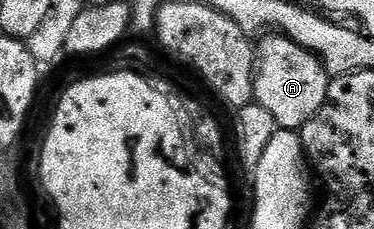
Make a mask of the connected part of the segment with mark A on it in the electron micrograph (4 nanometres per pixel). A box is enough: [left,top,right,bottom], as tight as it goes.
[252,34,330,130]

